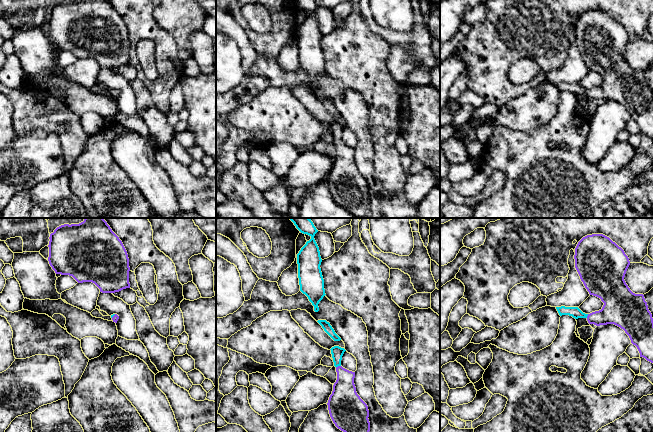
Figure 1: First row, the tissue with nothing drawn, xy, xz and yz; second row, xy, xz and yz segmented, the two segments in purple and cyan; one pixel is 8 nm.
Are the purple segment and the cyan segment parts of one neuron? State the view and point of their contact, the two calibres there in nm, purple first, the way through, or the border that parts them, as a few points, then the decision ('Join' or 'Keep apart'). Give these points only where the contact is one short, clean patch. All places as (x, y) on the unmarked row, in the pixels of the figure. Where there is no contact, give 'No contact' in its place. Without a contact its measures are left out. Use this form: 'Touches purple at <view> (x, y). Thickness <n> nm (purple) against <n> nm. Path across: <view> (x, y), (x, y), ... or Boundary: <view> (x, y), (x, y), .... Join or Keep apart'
Touches purple at xz (338, 142). Thickness 200 nm (purple) against 100 nm. Path across: xz (344, 172), (344, 152), (338, 142), (337, 128). Join

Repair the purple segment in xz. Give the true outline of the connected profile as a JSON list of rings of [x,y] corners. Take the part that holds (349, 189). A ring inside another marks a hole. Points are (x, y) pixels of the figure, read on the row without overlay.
[[[334,122],[331,130],[336,143],[337,156],[328,176],[328,186],[335,202],[358,218],[367,218],[370,207],[367,180],[356,168],[355,148],[341,142],[344,124]]]

